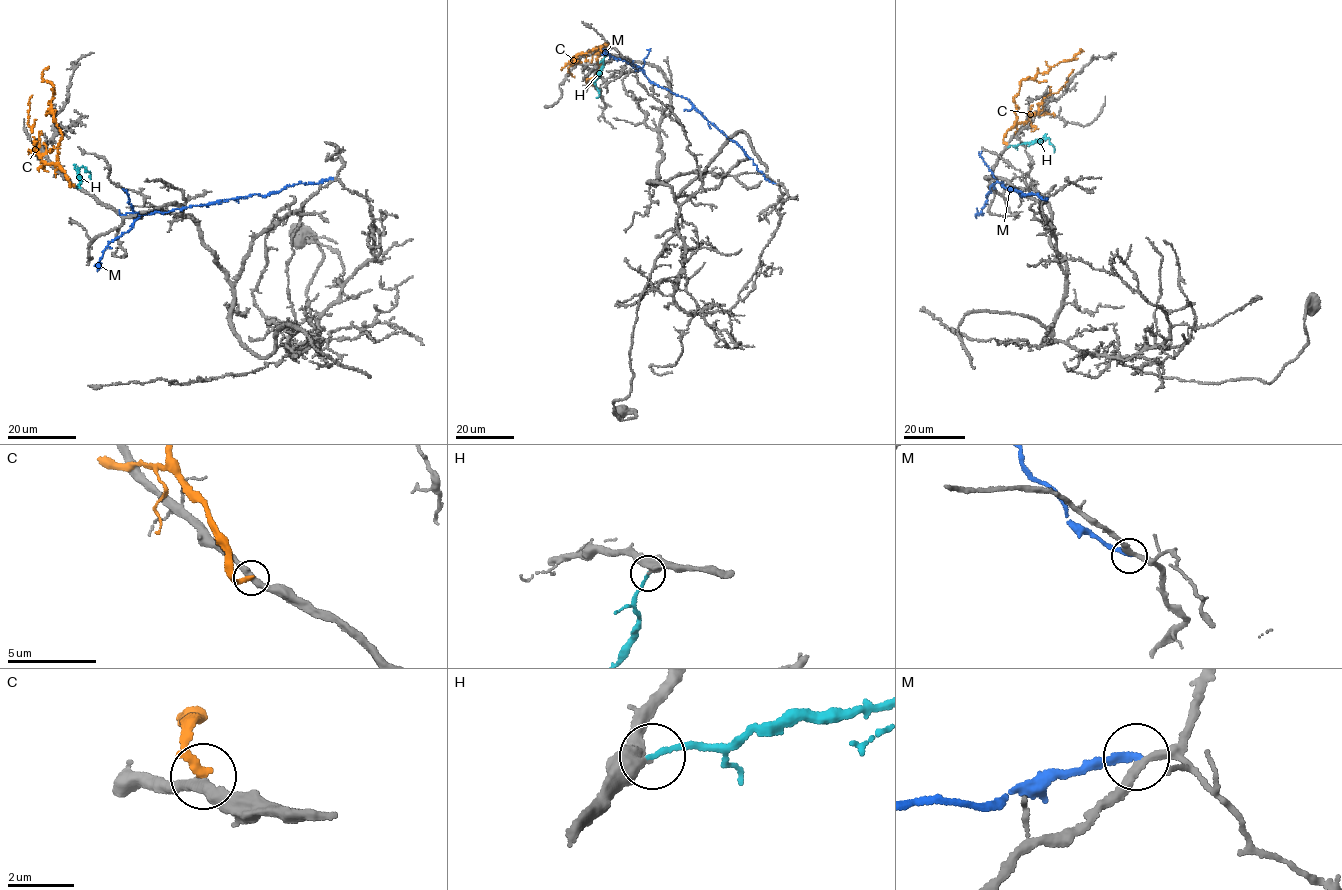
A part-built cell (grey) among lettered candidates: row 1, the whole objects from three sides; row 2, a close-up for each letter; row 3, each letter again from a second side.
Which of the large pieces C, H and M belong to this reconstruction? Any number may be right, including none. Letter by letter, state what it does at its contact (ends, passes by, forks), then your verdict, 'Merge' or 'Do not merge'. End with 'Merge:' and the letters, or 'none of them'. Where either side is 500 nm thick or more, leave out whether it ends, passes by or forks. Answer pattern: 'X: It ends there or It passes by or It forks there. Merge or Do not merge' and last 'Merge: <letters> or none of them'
C: It ends there. Do not merge
H: It ends there. Merge
M: It ends there. Do not merge
Merge: H

